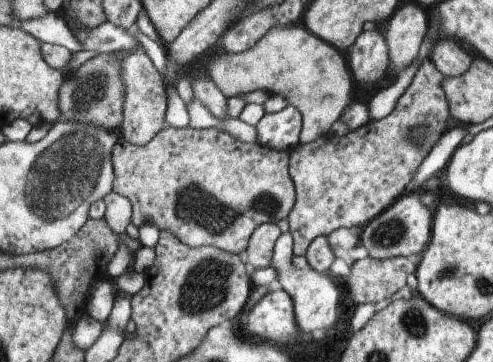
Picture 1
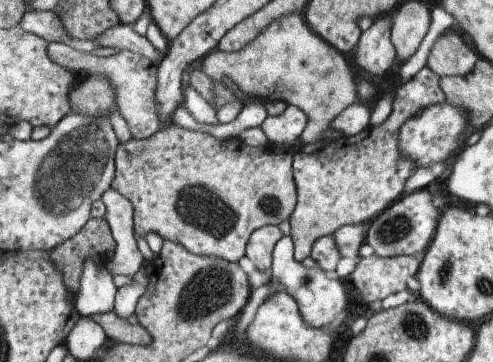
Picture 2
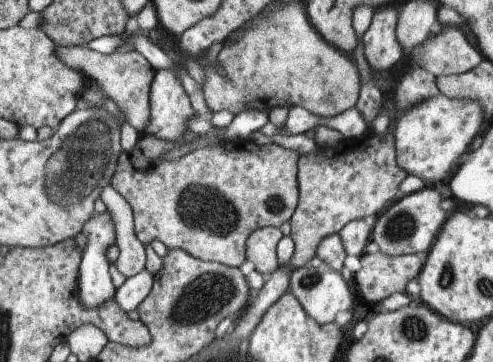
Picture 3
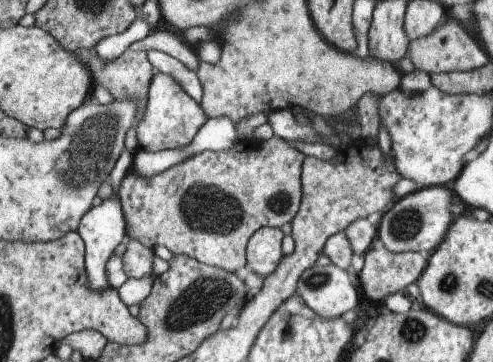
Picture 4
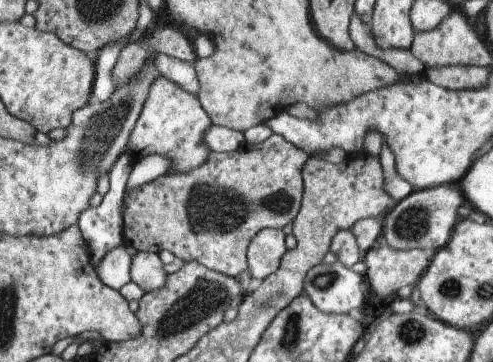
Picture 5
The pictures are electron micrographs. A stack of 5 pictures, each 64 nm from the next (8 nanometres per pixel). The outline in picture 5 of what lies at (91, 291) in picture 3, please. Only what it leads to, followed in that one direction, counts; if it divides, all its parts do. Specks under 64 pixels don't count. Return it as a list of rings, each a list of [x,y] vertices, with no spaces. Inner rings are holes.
[[[121,154],[119,160],[113,164],[111,172],[109,172],[109,192],[103,196],[103,202],[99,208],[87,208],[79,214],[79,220],[77,220],[77,226],[79,226],[79,232],[89,248],[89,254],[91,254],[91,264],[95,266],[105,252],[109,252],[111,248],[115,248],[117,244],[125,244],[125,238],[123,238],[123,218],[119,216],[119,206],[121,206],[121,200],[123,200],[123,194],[125,194],[125,184],[127,184],[127,176],[131,174],[133,170],[133,164],[129,162],[129,156],[127,154]]]

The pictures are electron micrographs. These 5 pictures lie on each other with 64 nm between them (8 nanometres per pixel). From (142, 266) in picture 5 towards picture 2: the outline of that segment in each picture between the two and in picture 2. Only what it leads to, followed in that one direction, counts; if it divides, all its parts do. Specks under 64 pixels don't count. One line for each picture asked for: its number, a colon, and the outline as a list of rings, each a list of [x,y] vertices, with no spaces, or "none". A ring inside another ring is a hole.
2: [[[107,188],[101,194],[101,202],[105,206],[105,224],[115,242],[115,254],[105,264],[111,276],[135,276],[143,266],[143,256],[137,248],[135,232],[133,232],[133,208],[131,204],[117,194],[113,188]]]
3: [[[111,184],[101,188],[99,198],[105,204],[105,208],[109,208],[109,212],[113,214],[113,224],[117,226],[115,230],[117,230],[119,258],[115,260],[115,266],[125,280],[131,276],[137,276],[139,272],[145,270],[147,252],[145,252],[145,246],[135,238],[131,210],[127,202],[111,188]]]
4: [[[125,238],[123,242],[127,246],[125,254],[123,254],[123,272],[129,280],[155,280],[157,274],[153,272],[153,260],[155,260],[155,254],[153,250],[147,250],[143,248],[139,242],[135,240],[129,240]]]

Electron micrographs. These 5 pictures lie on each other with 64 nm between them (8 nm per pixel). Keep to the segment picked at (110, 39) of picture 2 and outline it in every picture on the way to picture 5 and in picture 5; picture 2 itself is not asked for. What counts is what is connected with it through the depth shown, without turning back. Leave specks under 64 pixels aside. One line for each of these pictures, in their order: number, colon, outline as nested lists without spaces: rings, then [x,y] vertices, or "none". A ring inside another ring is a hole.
3: [[[137,36],[137,38],[131,38],[127,40],[127,44],[133,44],[135,50],[151,64],[151,68],[155,72],[159,70],[169,70],[173,72],[177,78],[179,78],[179,84],[183,84],[183,92],[187,94],[189,102],[193,104],[193,110],[197,112],[197,116],[203,116],[203,118],[209,118],[209,110],[205,108],[205,100],[203,100],[203,88],[199,86],[199,82],[179,64],[175,62],[169,54],[165,54],[161,48],[157,48],[155,44],[151,44],[147,38],[143,36]]]
4: [[[147,52],[147,60],[151,62],[153,72],[157,72],[161,76],[169,76],[171,80],[175,80],[179,84],[179,88],[183,88],[183,92],[199,104],[201,84],[199,84],[193,70],[189,70],[183,62],[171,58],[163,52]]]
5: [[[157,54],[157,70],[159,76],[173,82],[175,86],[179,86],[183,92],[187,94],[197,94],[197,74],[195,74],[195,66],[193,62],[183,62],[177,60],[173,56],[165,56],[165,54]]]

